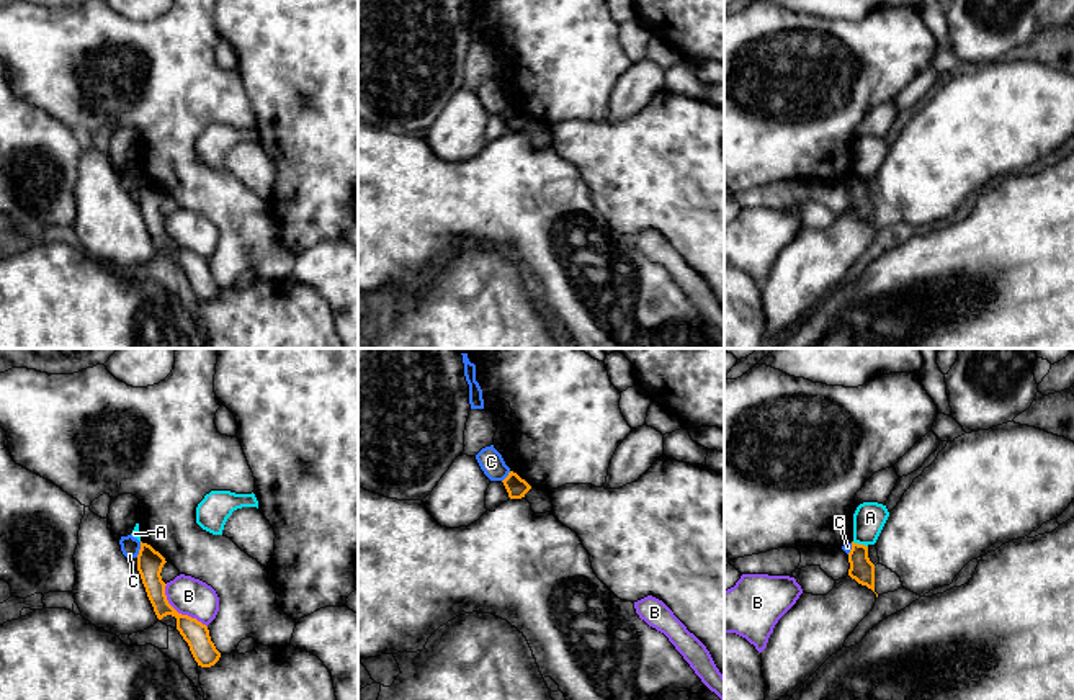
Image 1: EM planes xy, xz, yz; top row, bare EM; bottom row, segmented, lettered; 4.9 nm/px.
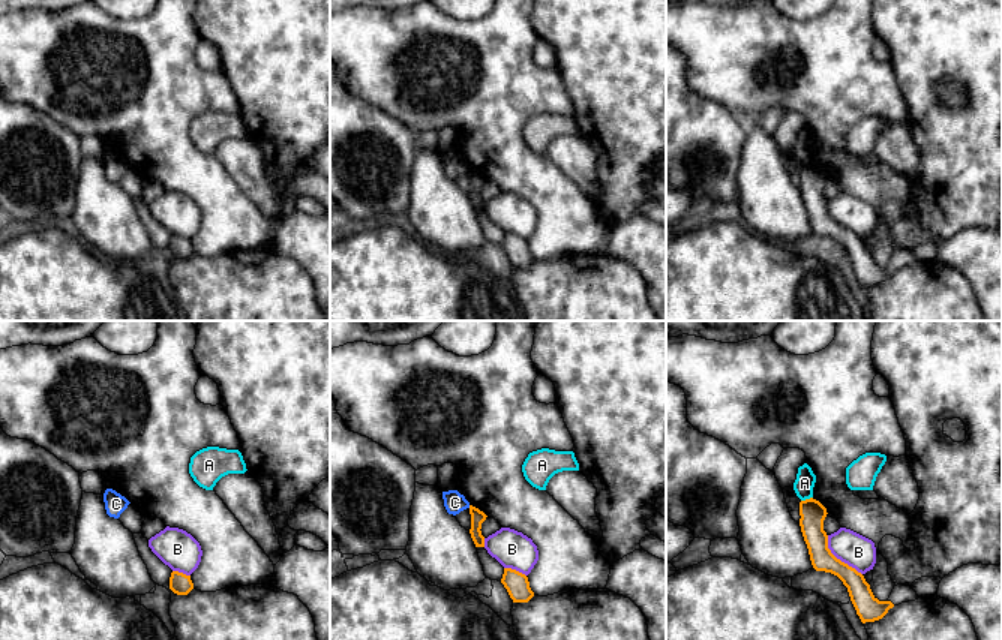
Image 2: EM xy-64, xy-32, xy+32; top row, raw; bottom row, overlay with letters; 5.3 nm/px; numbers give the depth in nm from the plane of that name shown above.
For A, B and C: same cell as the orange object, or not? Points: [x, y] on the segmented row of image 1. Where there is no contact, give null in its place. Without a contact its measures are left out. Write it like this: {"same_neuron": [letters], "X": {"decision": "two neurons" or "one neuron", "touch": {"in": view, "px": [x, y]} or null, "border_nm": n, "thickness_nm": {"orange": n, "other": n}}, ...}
{"same_neuron": [], "A": {"decision": "two neurons", "touch": {"in": "yz", "px": [860, 545]}, "border_nm": 80, "thickness_nm": {"orange": 120, "other": 160}}, "B": {"decision": "two neurons", "touch": {"in": "xy", "px": [177, 612]}, "border_nm": 300, "thickness_nm": {"orange": 120, "other": 190}}, "C": {"decision": "two neurons", "touch": {"in": "xy", "px": [139, 550]}, "border_nm": 80, "thickness_nm": {"orange": 130, "other": 90}}}

